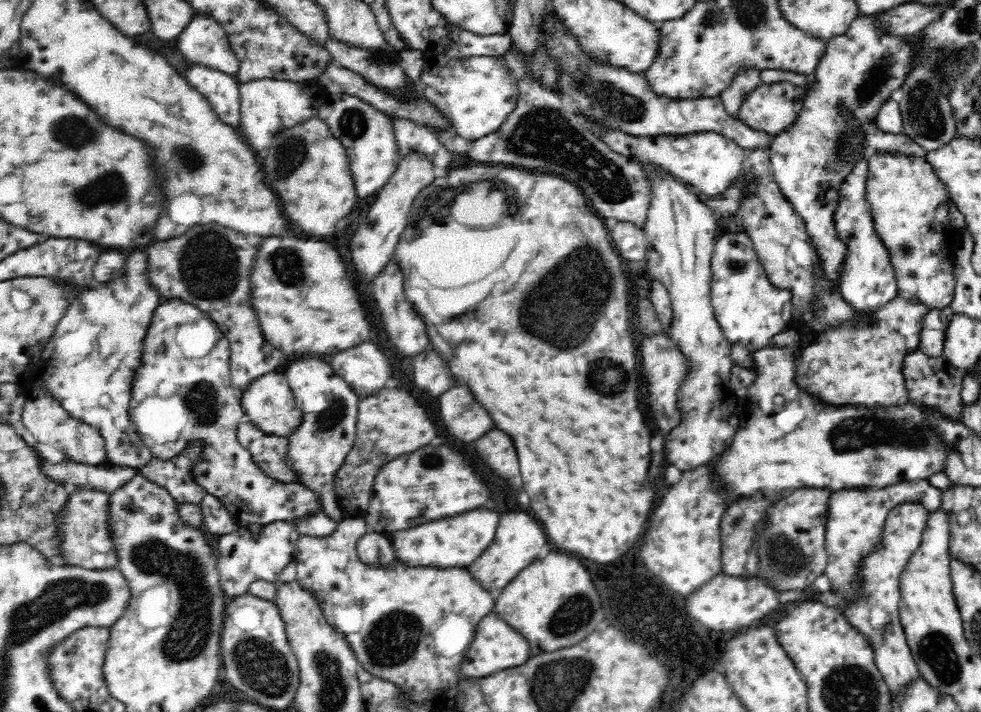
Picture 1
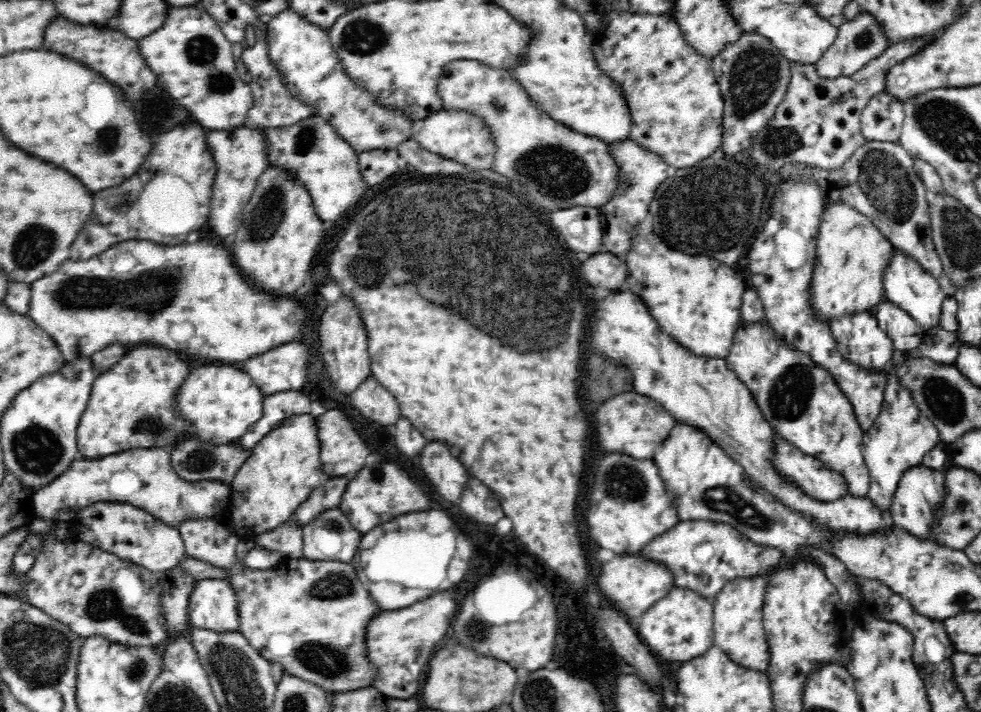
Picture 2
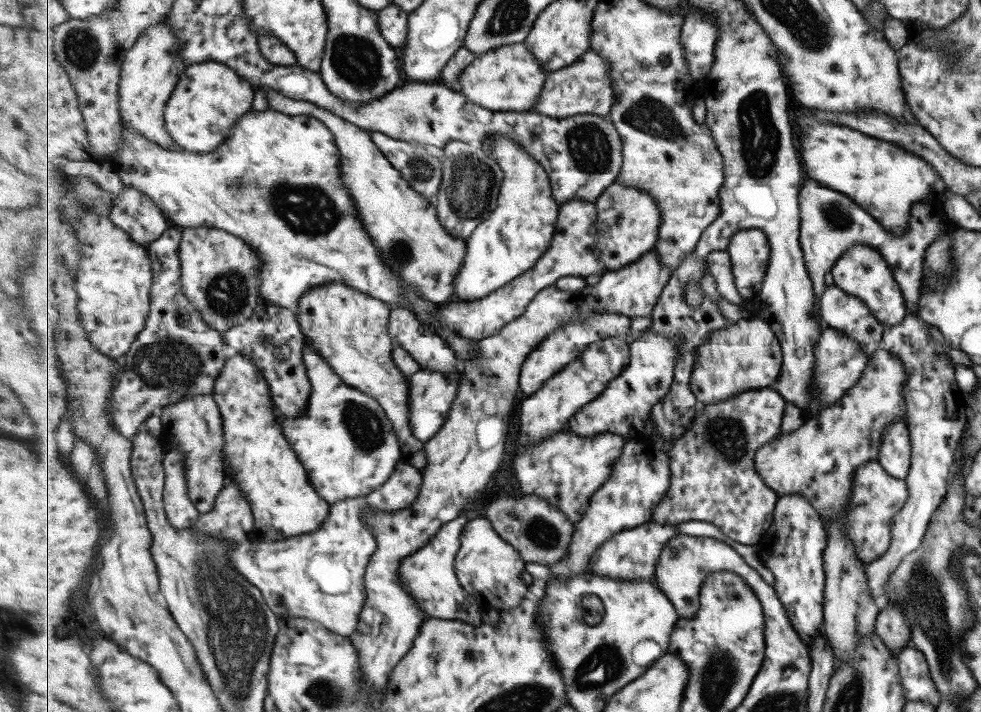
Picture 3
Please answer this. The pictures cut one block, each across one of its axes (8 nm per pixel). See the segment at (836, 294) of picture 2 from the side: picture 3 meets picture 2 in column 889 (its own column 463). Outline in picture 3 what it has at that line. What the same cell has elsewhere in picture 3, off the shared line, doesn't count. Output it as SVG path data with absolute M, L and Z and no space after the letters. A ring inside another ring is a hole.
M263 85L256 89L265 90L269 108L293 116L309 115L321 119L333 131L342 156L343 179L355 199L355 207L359 209L365 229L373 243L381 249L383 261L411 287L411 294L403 298L401 306L413 307L415 297L436 303L451 300L455 296L455 278L461 273L467 256L467 242L445 229L435 203L413 190L401 171L381 153L380 147L371 138L371 132L317 103L294 99Z

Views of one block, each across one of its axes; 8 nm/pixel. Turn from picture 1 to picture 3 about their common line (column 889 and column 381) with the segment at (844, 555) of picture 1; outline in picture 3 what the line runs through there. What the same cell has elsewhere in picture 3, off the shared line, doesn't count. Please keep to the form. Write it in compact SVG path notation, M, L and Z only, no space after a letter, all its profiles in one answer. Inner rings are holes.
M401 462L396 466L393 476L372 494L330 504L329 518L325 520L325 524L319 530L279 541L263 541L257 536L252 536L239 543L235 550L229 552L231 553L231 563L235 569L241 571L244 577L261 589L265 600L275 614L279 614L279 610L281 610L279 618L283 618L283 616L308 618L320 622L337 634L350 637L360 626L361 614L365 602L368 600L368 590L365 588L367 566L377 550L377 537L373 535L373 531L369 529L369 525L363 518L365 510L375 508L379 512L399 512L399 510L411 508L421 498L421 486L423 486L423 473L421 472L422 469Z

